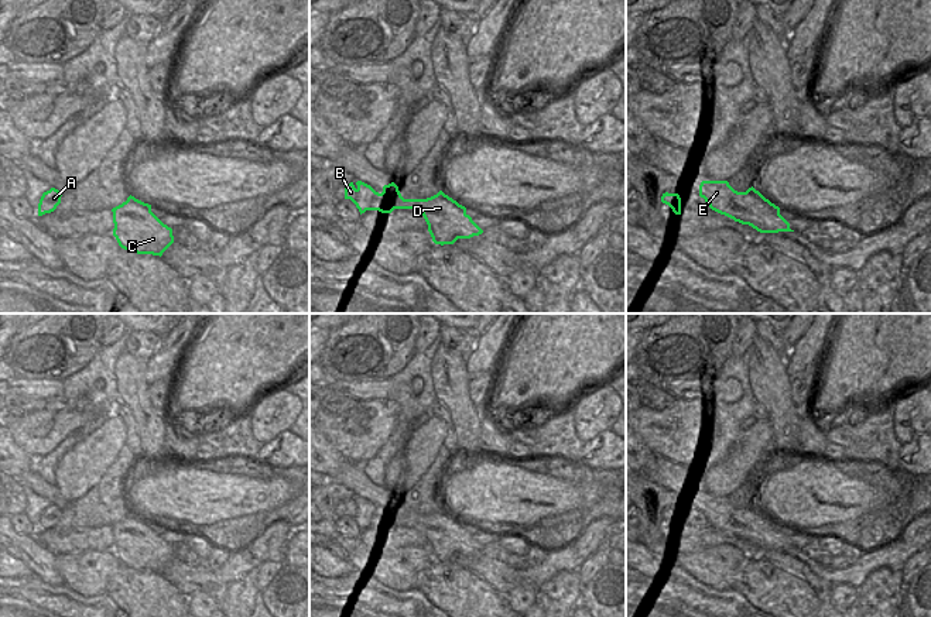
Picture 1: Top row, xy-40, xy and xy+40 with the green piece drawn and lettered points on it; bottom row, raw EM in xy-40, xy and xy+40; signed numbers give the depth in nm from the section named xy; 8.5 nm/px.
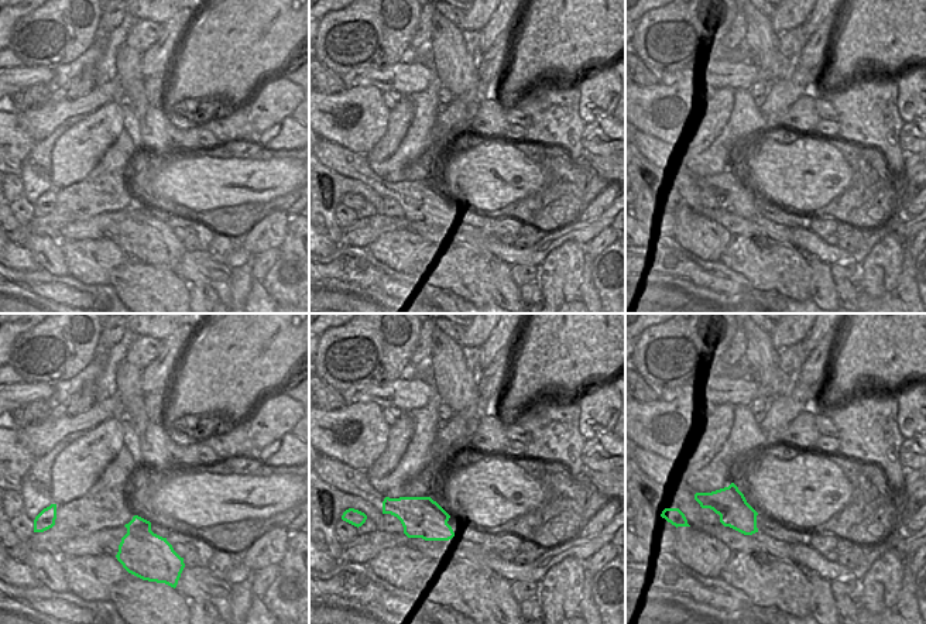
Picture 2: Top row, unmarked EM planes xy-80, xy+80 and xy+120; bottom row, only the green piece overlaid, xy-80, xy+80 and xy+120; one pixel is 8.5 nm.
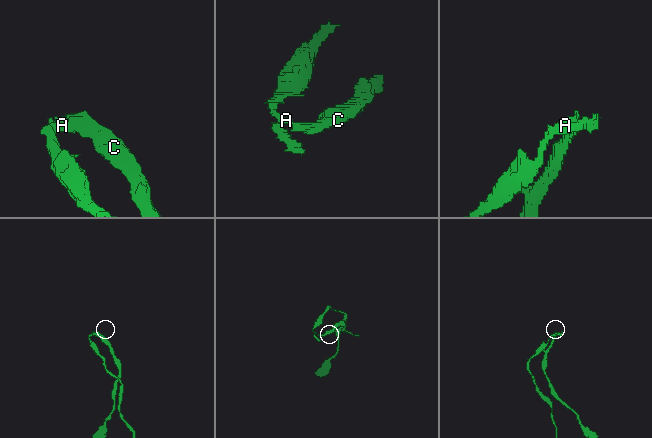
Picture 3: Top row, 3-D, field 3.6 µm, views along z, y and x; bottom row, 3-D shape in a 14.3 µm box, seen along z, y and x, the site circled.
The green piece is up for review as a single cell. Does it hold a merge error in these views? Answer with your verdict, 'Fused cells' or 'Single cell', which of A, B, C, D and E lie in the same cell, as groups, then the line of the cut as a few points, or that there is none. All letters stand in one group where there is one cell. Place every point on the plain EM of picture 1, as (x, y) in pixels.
Fused cells. Groups: A B / C D E. Split along xy (382, 510), (382, 524), (379, 527).

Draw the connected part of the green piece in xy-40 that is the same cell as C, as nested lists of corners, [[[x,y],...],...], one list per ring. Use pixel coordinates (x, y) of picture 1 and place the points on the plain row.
[[[130,511],[126,518],[113,524],[112,528],[113,552],[121,565],[161,573],[174,559],[172,545],[151,528],[148,520]]]

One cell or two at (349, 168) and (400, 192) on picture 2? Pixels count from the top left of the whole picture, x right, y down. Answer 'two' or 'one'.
one

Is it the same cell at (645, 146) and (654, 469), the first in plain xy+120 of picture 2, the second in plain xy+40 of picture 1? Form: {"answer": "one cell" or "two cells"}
{"answer": "one cell"}

